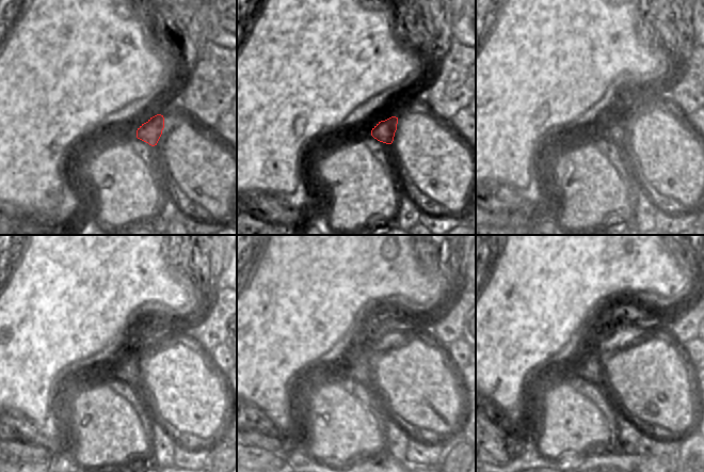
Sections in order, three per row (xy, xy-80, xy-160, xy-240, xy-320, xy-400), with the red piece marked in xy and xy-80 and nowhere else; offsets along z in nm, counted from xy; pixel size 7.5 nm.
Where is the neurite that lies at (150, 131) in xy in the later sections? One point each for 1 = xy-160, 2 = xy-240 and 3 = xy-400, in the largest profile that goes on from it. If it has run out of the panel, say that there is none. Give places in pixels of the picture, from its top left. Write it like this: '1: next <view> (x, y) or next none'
1: next xy-160 (617, 132)
2: next xy-240 (129, 371)
3: next xy-400 (591, 368)

